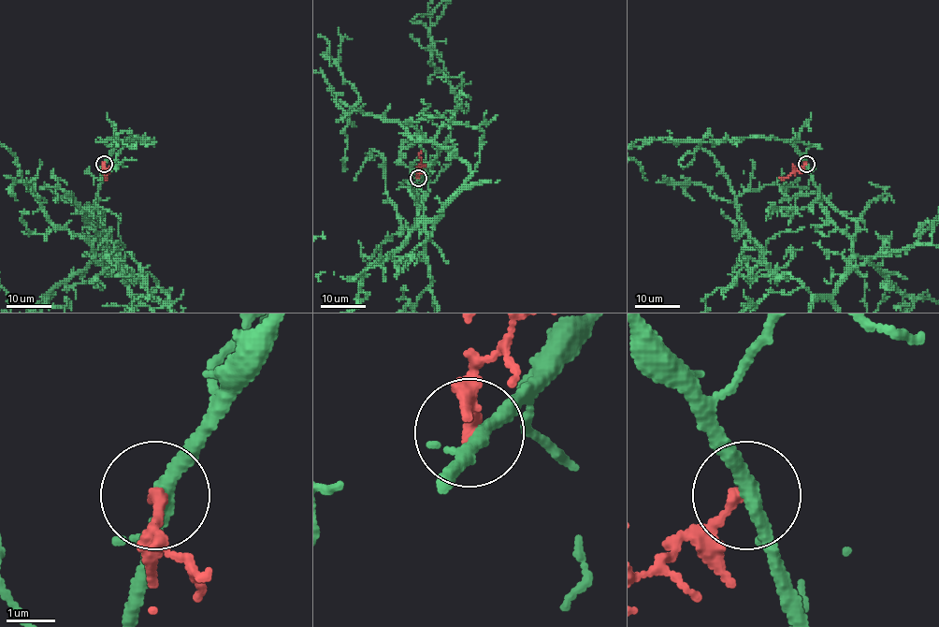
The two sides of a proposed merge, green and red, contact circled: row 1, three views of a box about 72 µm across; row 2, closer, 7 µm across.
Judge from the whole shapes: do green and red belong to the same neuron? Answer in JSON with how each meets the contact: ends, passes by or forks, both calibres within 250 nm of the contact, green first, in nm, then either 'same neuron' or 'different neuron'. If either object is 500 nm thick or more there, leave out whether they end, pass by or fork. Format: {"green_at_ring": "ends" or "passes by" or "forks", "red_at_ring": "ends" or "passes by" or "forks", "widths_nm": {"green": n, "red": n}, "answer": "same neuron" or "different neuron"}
{"green_at_ring": "forks", "red_at_ring": "ends", "widths_nm": {"green": 240, "red": 240}, "answer": "different neuron"}

